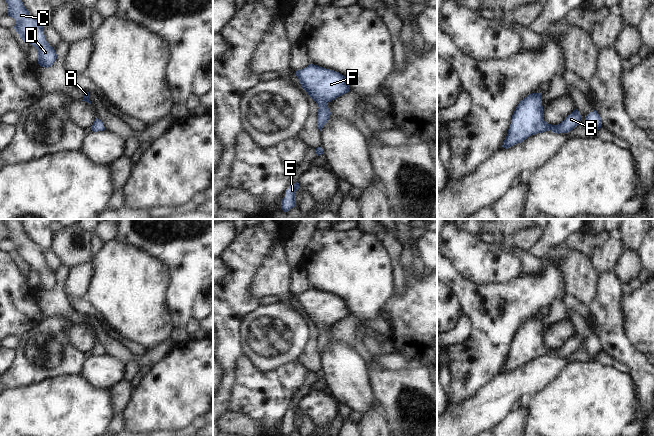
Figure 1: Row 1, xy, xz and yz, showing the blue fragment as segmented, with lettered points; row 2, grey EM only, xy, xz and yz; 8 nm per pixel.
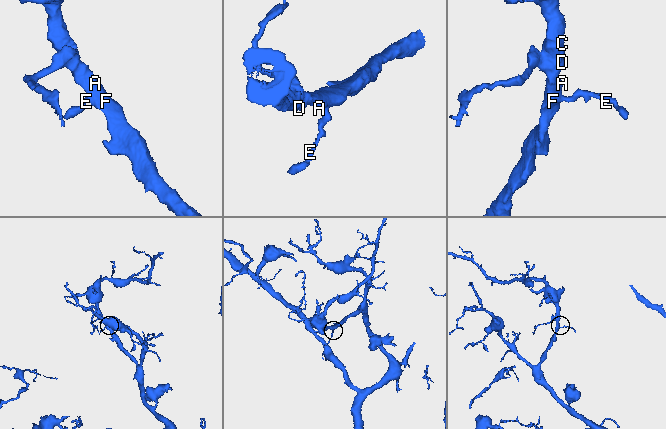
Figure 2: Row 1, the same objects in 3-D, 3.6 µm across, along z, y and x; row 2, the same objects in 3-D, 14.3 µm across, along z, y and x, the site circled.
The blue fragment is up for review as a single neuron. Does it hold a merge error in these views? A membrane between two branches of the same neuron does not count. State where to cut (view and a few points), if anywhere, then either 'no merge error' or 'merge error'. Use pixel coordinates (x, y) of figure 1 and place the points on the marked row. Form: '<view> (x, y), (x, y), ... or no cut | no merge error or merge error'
no cut | no merge error

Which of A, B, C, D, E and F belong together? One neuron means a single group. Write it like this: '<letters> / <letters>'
A B C D E F

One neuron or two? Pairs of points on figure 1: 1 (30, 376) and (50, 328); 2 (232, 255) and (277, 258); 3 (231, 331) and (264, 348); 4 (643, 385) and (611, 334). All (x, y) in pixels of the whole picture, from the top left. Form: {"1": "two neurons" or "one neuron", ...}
{"1": "one neuron", "2": "two neurons", "3": "two neurons", "4": "one neuron"}

